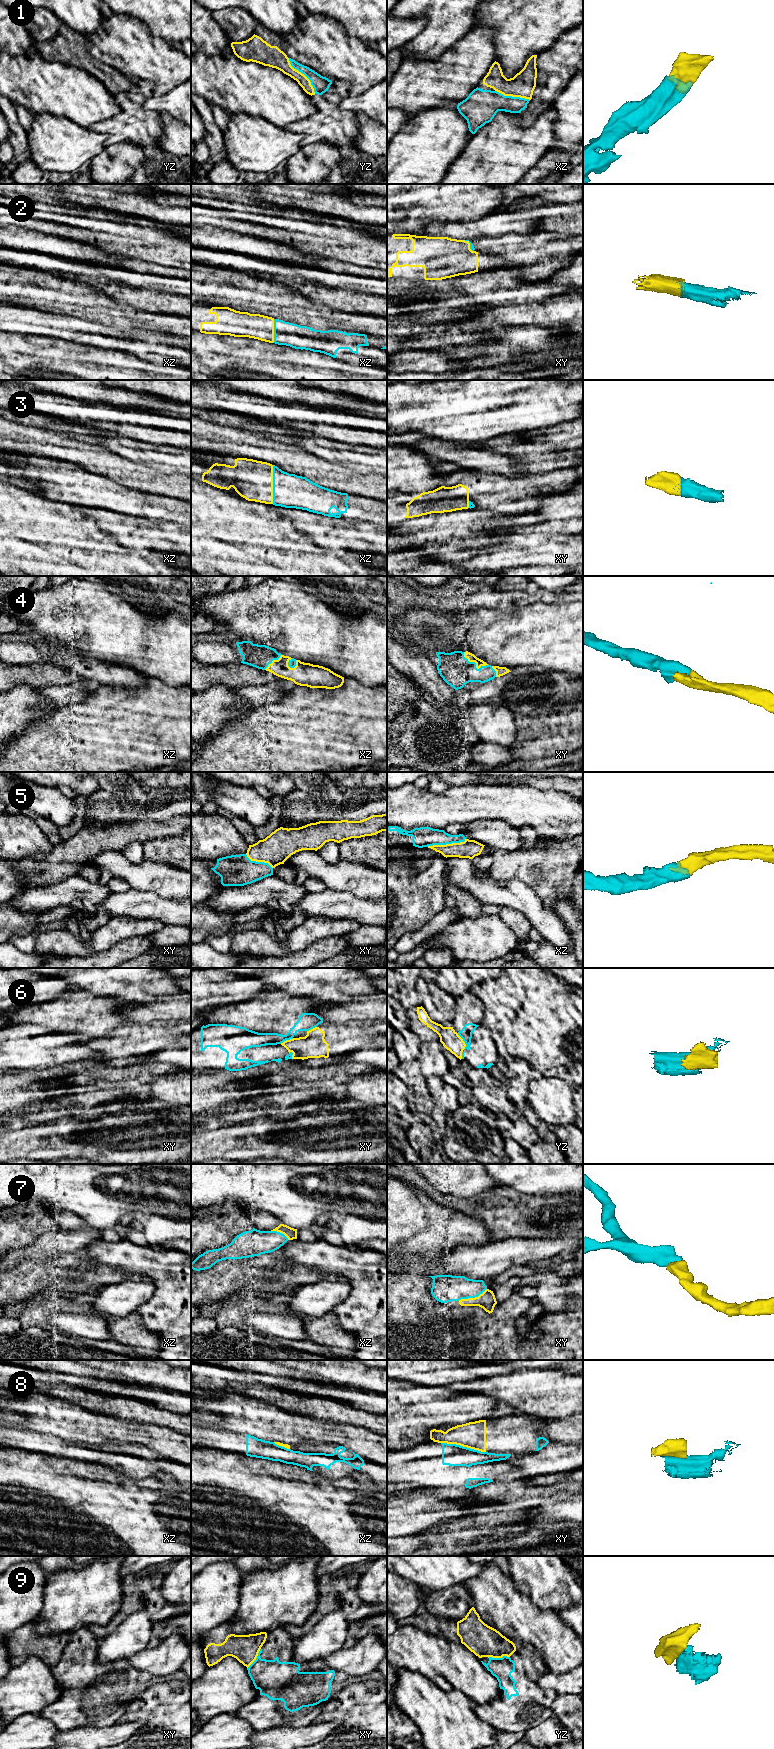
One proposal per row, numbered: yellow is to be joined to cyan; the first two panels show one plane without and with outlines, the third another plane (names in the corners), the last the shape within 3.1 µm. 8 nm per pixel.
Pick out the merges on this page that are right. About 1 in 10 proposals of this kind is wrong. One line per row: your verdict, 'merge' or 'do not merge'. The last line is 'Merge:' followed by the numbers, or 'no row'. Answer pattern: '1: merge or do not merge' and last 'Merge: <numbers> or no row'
1: merge
2: merge
3: merge
4: merge
5: merge
6: do not merge
7: merge
8: do not merge
9: do not merge
Merge: 1, 2, 3, 4, 5, 7

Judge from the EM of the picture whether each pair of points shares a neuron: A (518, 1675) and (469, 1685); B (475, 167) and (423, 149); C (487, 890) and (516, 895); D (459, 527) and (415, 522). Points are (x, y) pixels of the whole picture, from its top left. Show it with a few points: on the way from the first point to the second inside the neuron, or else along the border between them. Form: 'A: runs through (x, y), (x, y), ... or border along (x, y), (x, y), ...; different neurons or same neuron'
A: border along (481, 1661), (496, 1678), (501, 1696); different neurons
B: border along (468, 140), (463, 152), (446, 173); different neurons
C: runs through (494, 892), (509, 893); same neuron
D: runs through (448, 527), (426, 524); same neuron

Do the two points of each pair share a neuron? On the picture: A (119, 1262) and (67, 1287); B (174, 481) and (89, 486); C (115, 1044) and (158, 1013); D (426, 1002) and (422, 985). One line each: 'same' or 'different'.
A: different
B: different
C: different
D: same

